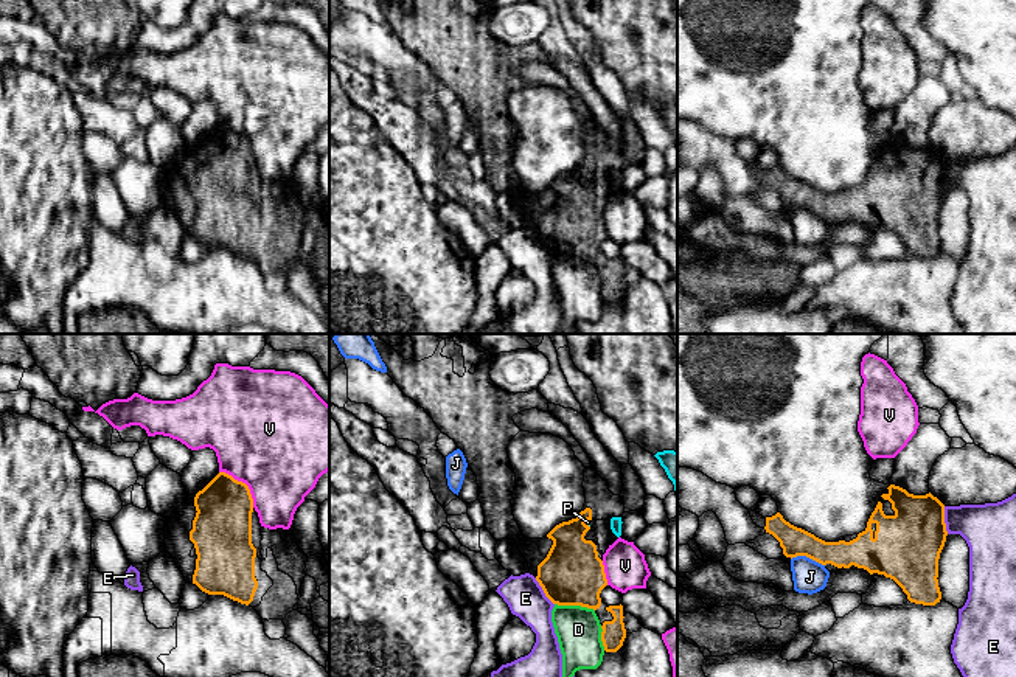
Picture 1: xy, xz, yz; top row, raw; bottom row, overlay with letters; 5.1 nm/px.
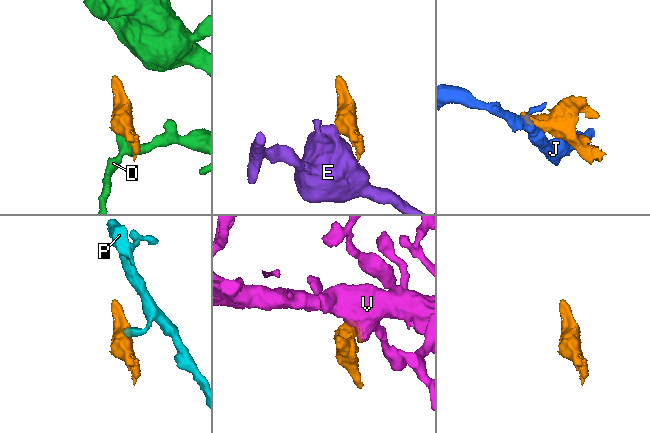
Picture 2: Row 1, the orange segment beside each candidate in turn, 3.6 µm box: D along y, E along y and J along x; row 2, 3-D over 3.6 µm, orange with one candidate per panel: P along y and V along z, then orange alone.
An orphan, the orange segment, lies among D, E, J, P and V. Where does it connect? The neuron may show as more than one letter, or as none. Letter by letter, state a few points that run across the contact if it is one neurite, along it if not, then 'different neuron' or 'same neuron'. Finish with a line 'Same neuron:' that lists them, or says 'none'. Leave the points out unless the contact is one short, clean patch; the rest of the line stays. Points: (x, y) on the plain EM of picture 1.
D: different neuron
E: line yz (943, 159), (943, 174), (948, 185); different neuron
J: line yz (791, 210), (808, 208), (824, 218); different neuron
P: line xz (584, 171), (589, 179); different neuron
V: line xy (219, 123), (241, 132), (247, 138), (254, 159); different neuron
Same neuron: none

